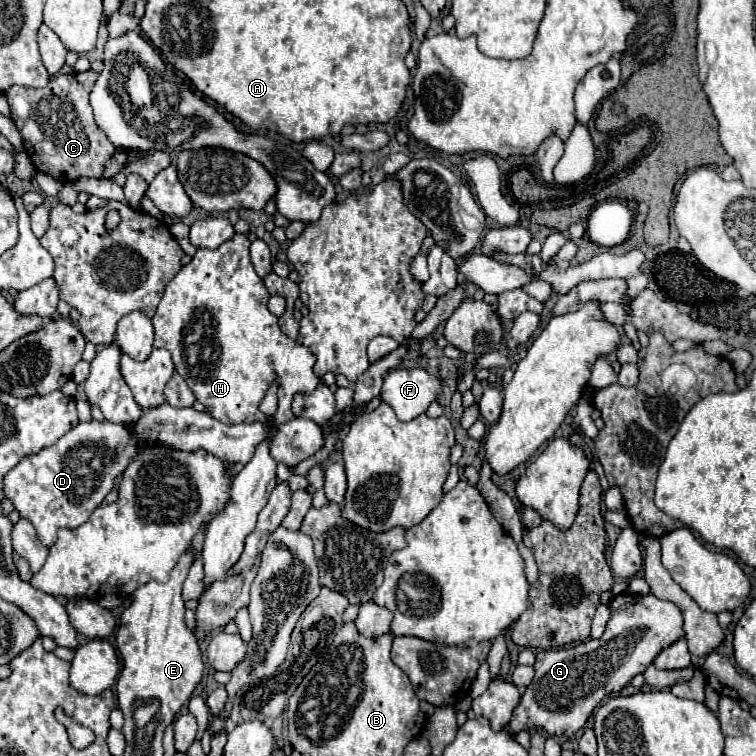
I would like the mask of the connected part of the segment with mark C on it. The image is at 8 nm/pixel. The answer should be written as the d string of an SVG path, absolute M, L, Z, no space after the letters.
M87 70L83 74L53 76L45 88L33 90L33 88L23 88L23 86L11 86L5 92L9 106L11 106L11 118L23 136L25 150L27 150L31 162L35 164L35 168L39 172L51 174L55 180L59 180L63 184L75 182L79 178L113 178L123 168L123 162L126 162L129 157L129 150L115 148L93 120L89 92L91 92L95 80L97 80L97 74L93 70Z

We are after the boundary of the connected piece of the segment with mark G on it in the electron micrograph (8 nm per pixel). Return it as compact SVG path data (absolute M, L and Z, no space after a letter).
M627 592L619 594L609 602L609 612L611 612L611 618L609 618L607 628L599 640L589 638L589 640L579 642L577 646L571 646L571 648L541 650L537 654L535 678L527 686L525 694L521 696L521 704L515 708L513 720L509 724L509 728L513 732L527 730L527 728L541 728L541 730L555 734L555 736L575 734L577 730L581 730L585 726L587 718L591 716L595 706L601 704L601 700L605 696L619 694L631 682L633 676L645 672L645 668L657 658L657 654L661 650L669 648L671 644L675 644L677 640L681 640L685 636L683 616L681 616L679 608L673 602L659 600L653 594L647 594L647 596L637 596L637 594L627 594Z

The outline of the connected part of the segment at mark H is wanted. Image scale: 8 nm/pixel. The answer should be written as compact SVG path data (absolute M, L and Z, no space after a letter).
M235 234L231 240L223 242L217 250L197 250L187 266L183 266L175 278L167 284L165 296L157 306L153 316L155 326L155 348L165 348L173 356L175 370L185 378L195 398L207 406L209 414L225 424L239 422L265 422L265 416L259 412L259 402L265 396L273 380L279 382L279 408L275 414L277 424L283 424L293 418L291 400L295 392L309 392L321 380L313 374L315 358L309 348L289 340L279 324L277 316L267 310L269 292L263 280L255 274L249 260L251 240L245 234Z

